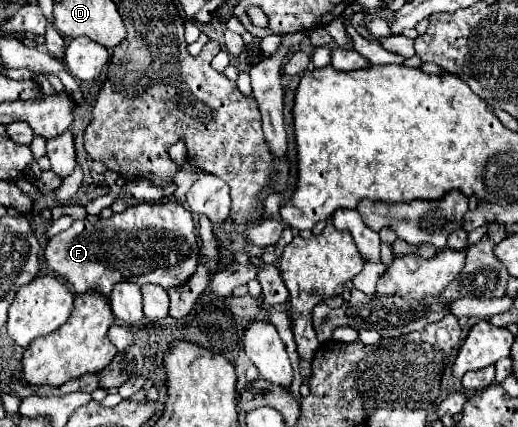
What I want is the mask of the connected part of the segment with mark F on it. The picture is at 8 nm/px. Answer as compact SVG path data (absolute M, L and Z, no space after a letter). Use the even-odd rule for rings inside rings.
M135 203L101 223L73 221L67 231L51 237L43 261L63 277L75 293L101 287L109 295L119 281L137 285L157 283L163 289L183 285L197 269L197 237L193 233L193 217L181 203Z

